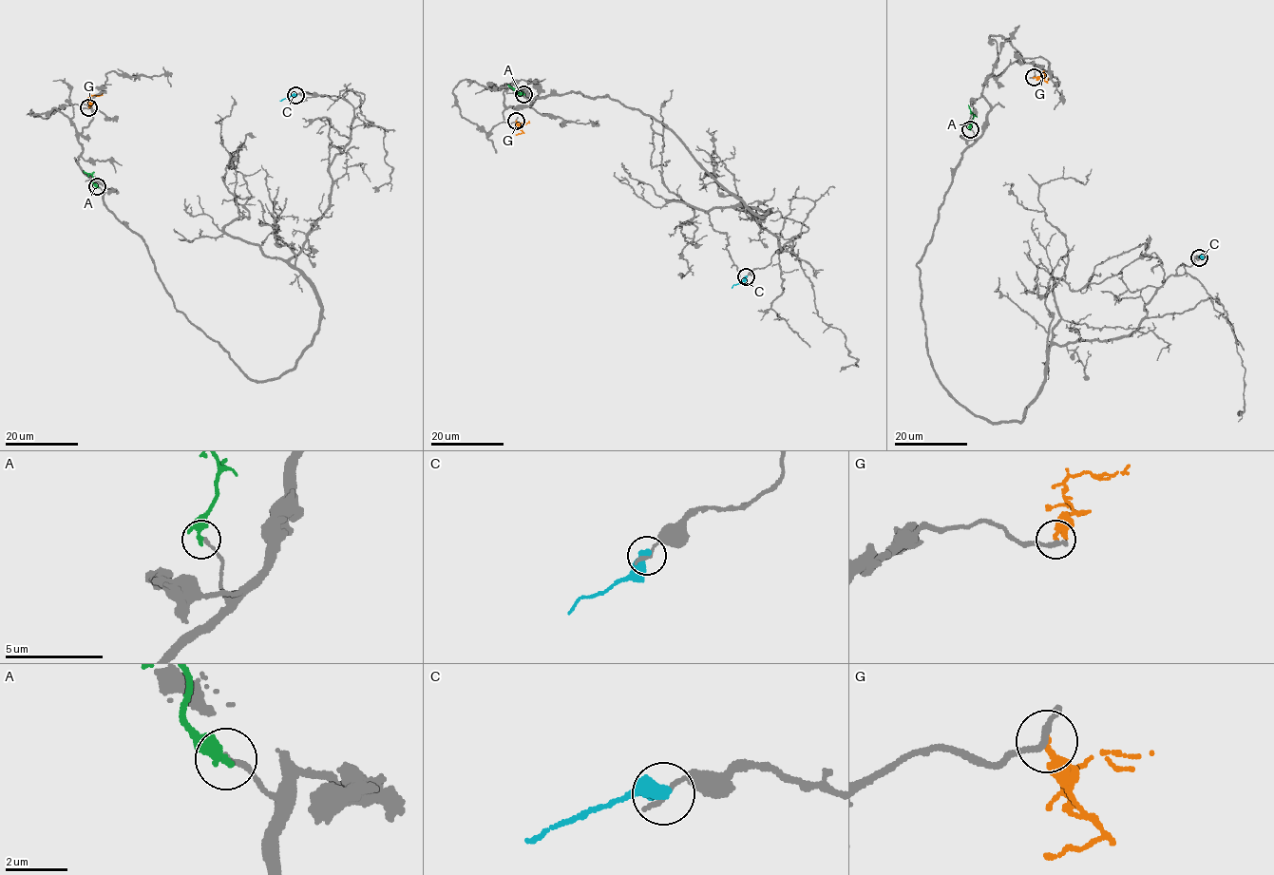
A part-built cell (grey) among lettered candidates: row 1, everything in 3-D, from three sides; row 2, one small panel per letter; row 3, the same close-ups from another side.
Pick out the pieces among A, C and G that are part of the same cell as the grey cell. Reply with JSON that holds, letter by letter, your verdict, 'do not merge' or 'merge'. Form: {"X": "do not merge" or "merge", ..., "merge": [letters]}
{"A": "merge", "C": "do not merge", "G": "do not merge", "merge": ["A"]}

